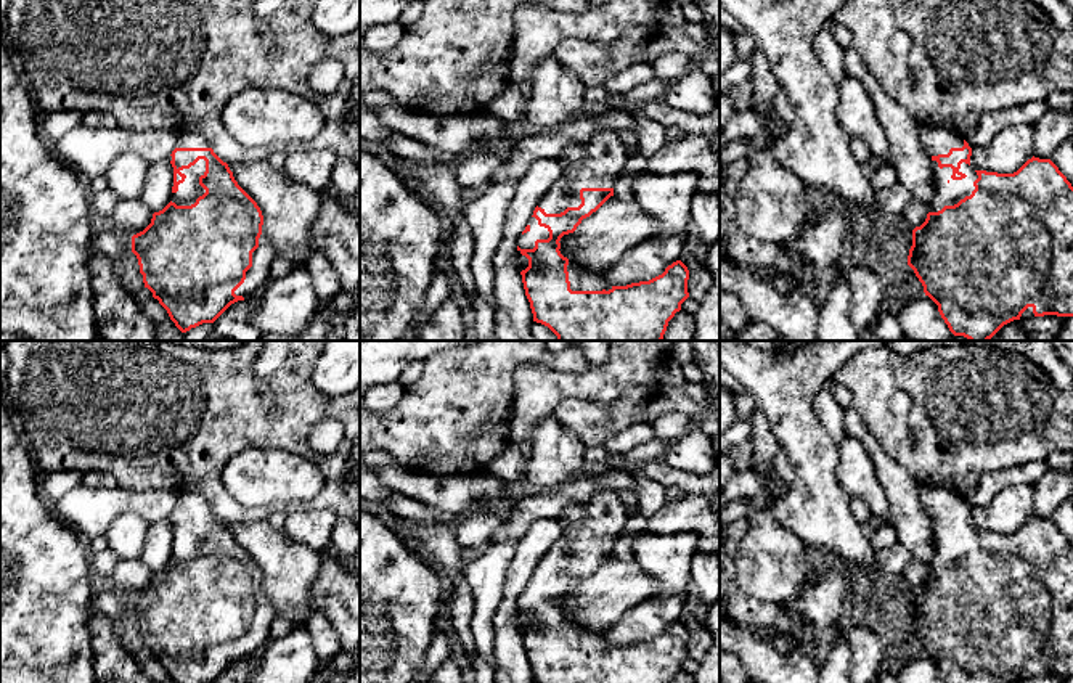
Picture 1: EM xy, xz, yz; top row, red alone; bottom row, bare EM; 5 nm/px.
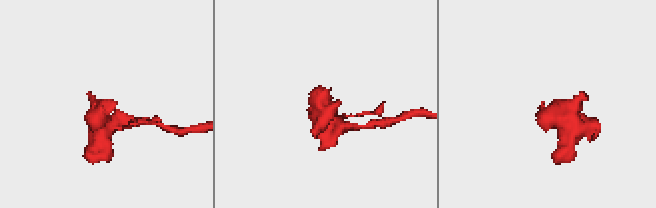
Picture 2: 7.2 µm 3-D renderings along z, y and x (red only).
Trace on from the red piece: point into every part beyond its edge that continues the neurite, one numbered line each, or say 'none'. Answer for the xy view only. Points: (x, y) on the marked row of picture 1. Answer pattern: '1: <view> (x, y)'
1: xy (190, 190)

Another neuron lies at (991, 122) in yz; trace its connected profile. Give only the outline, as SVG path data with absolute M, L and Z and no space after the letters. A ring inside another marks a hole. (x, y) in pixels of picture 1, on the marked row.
M1031 101L1023 106L986 112L981 116L977 130L965 141L972 149L985 148L1002 129L1034 125L1047 109L1046 101Z

